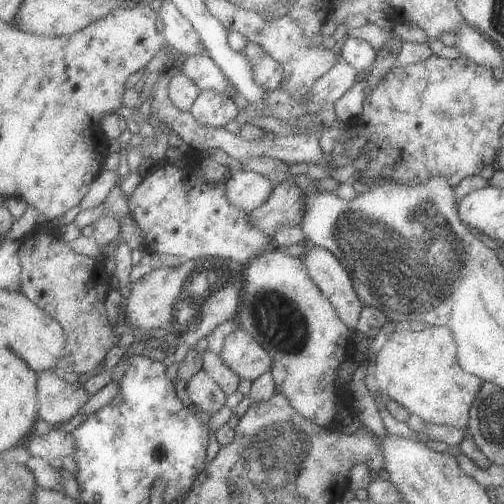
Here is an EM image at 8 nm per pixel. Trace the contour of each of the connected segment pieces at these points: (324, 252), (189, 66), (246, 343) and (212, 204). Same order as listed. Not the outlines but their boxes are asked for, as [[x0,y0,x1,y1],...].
[[302,245,364,331],[181,54,231,97],[220,326,273,380],[125,160,272,264]]

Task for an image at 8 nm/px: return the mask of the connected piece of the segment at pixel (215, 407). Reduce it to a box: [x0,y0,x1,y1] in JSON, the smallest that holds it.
[187,368,227,414]

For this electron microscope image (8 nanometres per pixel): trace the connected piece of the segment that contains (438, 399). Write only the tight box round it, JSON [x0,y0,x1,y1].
[372,325,483,428]

